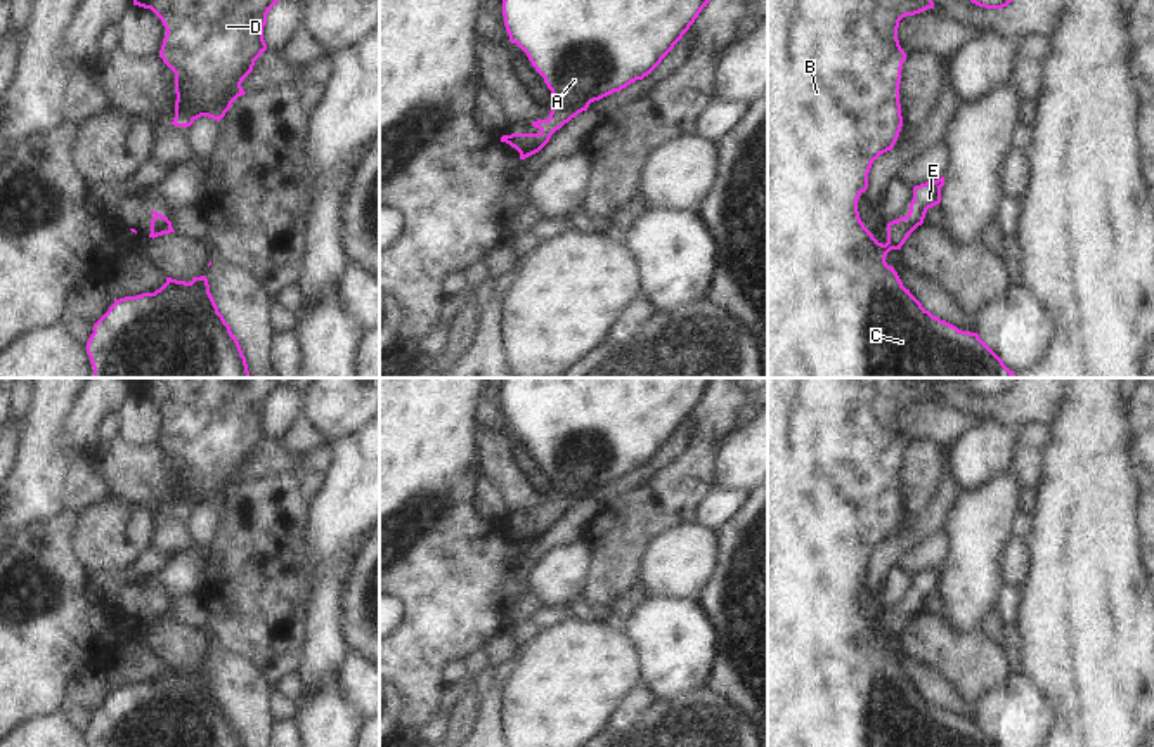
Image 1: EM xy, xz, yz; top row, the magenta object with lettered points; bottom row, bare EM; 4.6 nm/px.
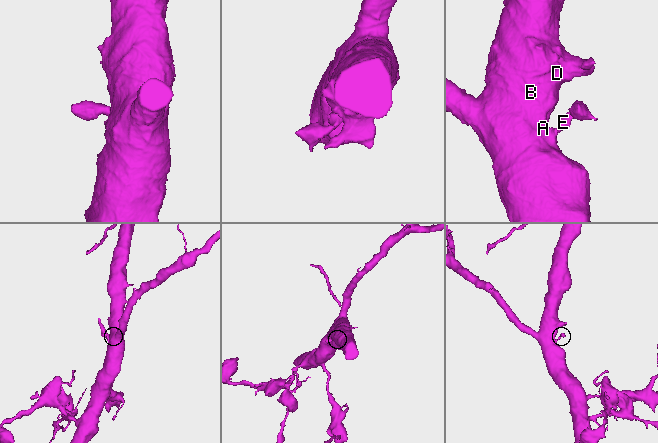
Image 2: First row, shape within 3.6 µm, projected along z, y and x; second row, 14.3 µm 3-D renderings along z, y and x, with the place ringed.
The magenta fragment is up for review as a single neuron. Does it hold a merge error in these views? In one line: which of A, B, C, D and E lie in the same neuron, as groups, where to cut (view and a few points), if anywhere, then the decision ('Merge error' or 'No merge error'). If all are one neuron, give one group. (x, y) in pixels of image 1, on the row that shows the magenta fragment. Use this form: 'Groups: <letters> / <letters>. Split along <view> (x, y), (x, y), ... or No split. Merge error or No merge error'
Groups: A B C D E. No split. No merge error.

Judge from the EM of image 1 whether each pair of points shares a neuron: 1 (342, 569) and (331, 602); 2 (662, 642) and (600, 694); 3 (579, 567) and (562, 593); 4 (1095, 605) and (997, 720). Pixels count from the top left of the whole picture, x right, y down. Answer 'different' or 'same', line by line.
1: same
2: different
3: same
4: different

